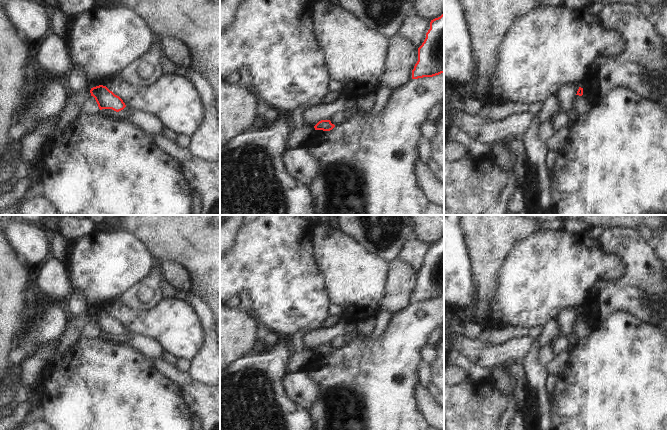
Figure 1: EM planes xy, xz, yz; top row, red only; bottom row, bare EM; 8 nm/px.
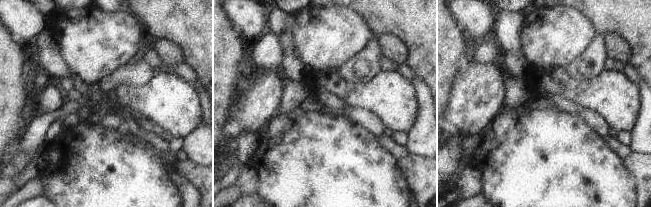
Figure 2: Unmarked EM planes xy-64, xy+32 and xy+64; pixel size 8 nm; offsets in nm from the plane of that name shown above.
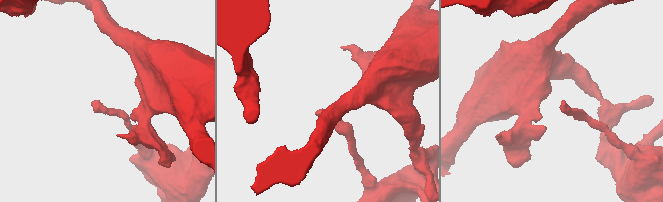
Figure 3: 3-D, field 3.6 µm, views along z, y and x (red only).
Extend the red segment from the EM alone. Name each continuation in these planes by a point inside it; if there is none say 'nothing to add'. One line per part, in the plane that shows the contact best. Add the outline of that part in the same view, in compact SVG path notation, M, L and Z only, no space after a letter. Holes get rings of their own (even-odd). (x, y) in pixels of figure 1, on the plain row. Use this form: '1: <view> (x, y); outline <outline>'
nothing to add

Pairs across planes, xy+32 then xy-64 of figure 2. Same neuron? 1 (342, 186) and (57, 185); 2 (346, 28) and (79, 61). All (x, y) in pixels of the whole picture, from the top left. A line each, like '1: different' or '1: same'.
1: same
2: same

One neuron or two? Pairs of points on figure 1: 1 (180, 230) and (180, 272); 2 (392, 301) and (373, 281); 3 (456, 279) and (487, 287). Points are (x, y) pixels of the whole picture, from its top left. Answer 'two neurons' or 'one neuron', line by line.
1: two neurons
2: two neurons
3: two neurons

